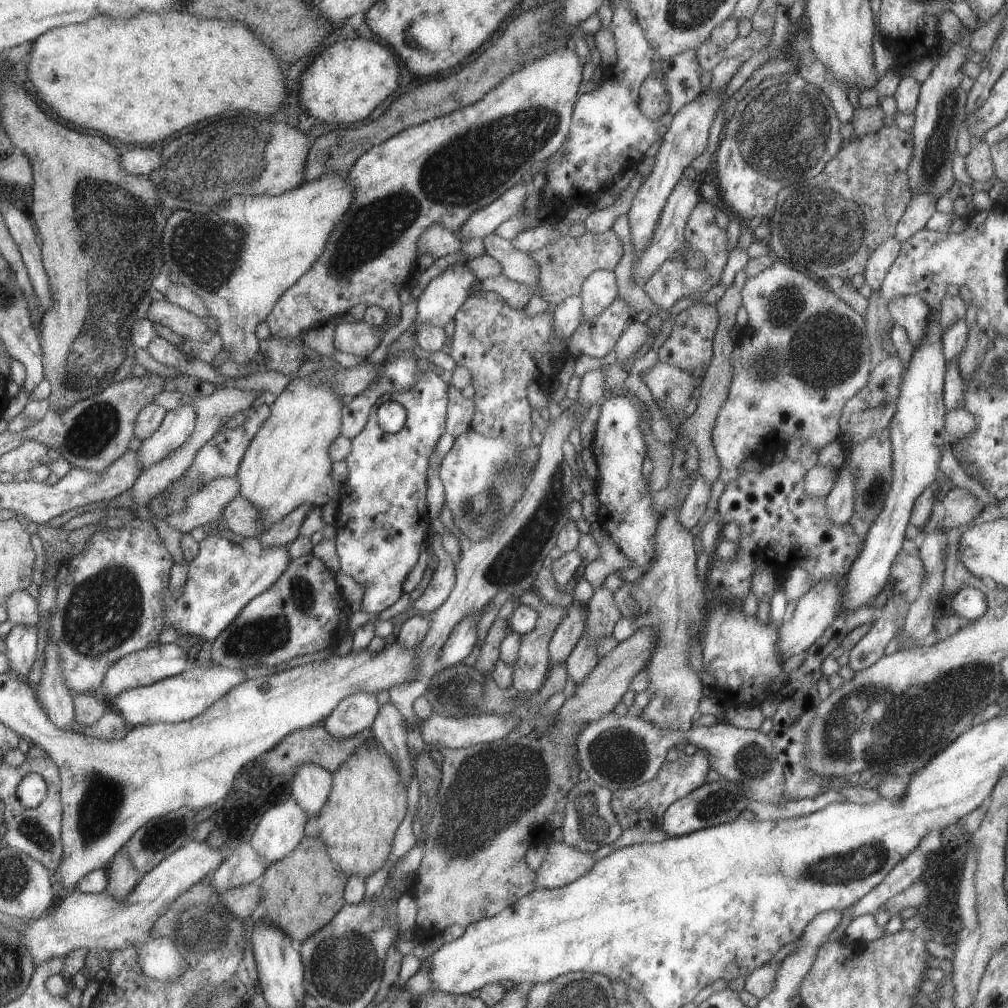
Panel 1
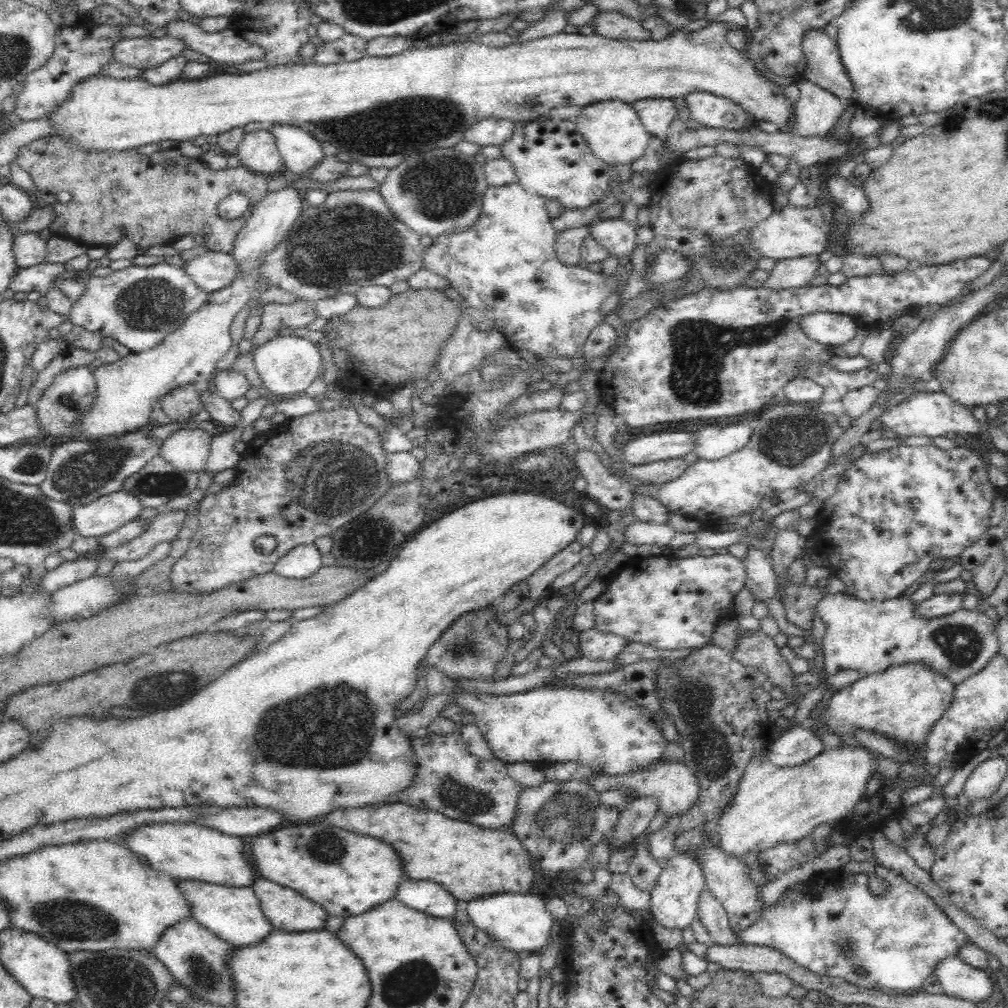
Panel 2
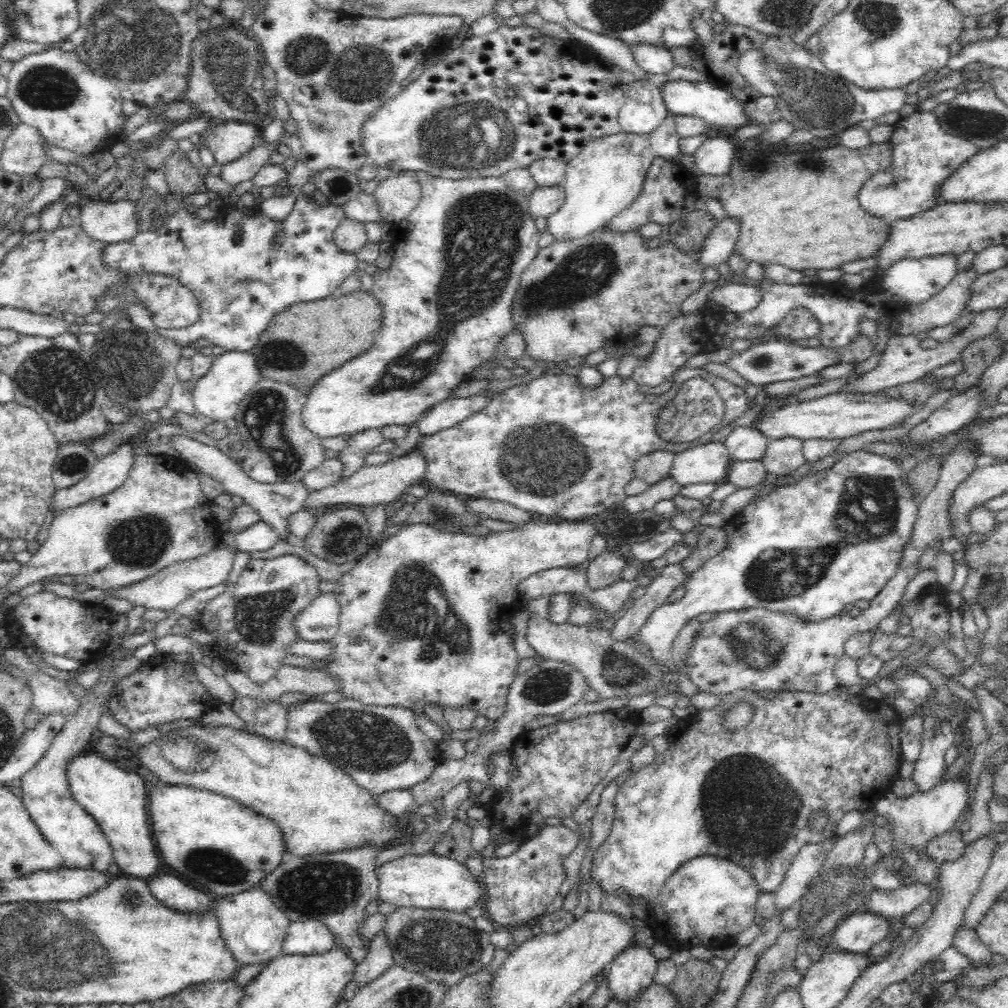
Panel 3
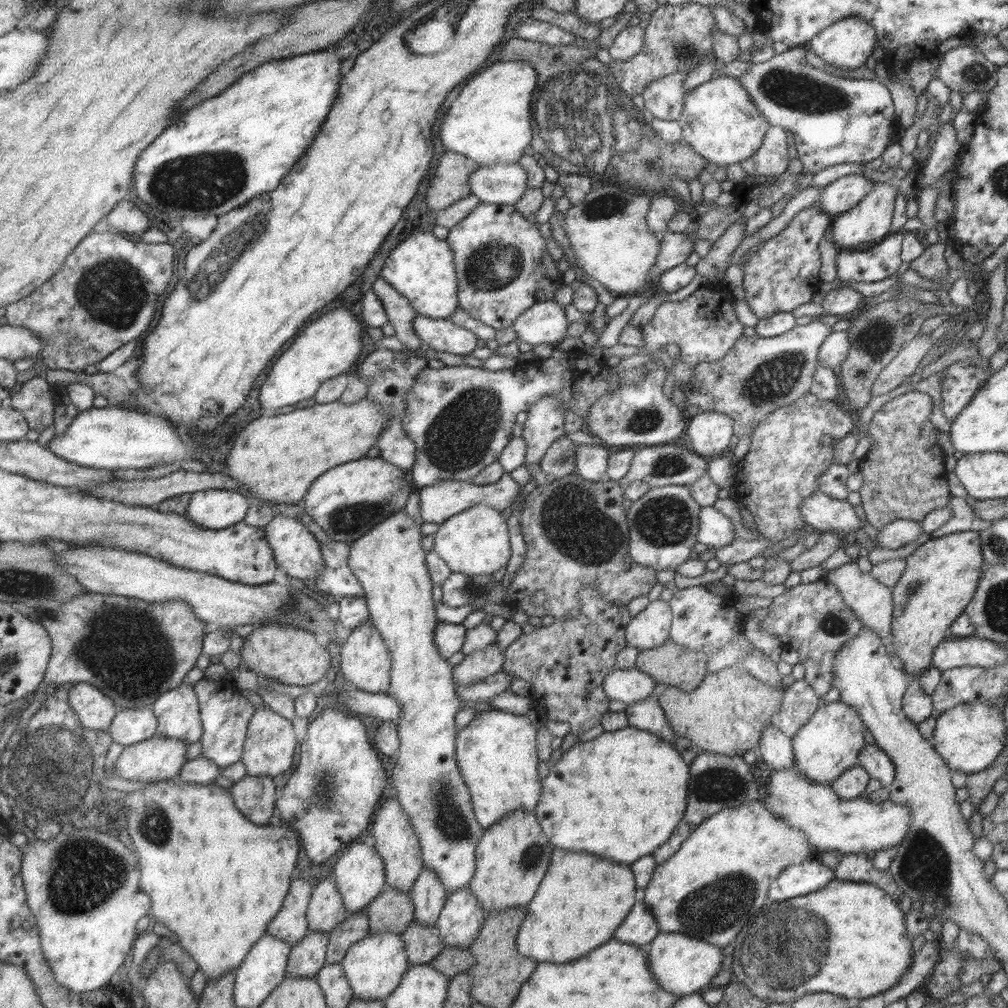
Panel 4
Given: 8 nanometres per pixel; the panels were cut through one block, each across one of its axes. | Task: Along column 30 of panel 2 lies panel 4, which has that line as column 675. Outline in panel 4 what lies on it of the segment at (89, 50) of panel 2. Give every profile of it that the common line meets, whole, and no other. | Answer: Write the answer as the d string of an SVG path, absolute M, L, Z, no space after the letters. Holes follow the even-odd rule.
M679 71L653 80L640 95L644 99L643 110L659 120L677 121L683 109L686 74L685 71Z

